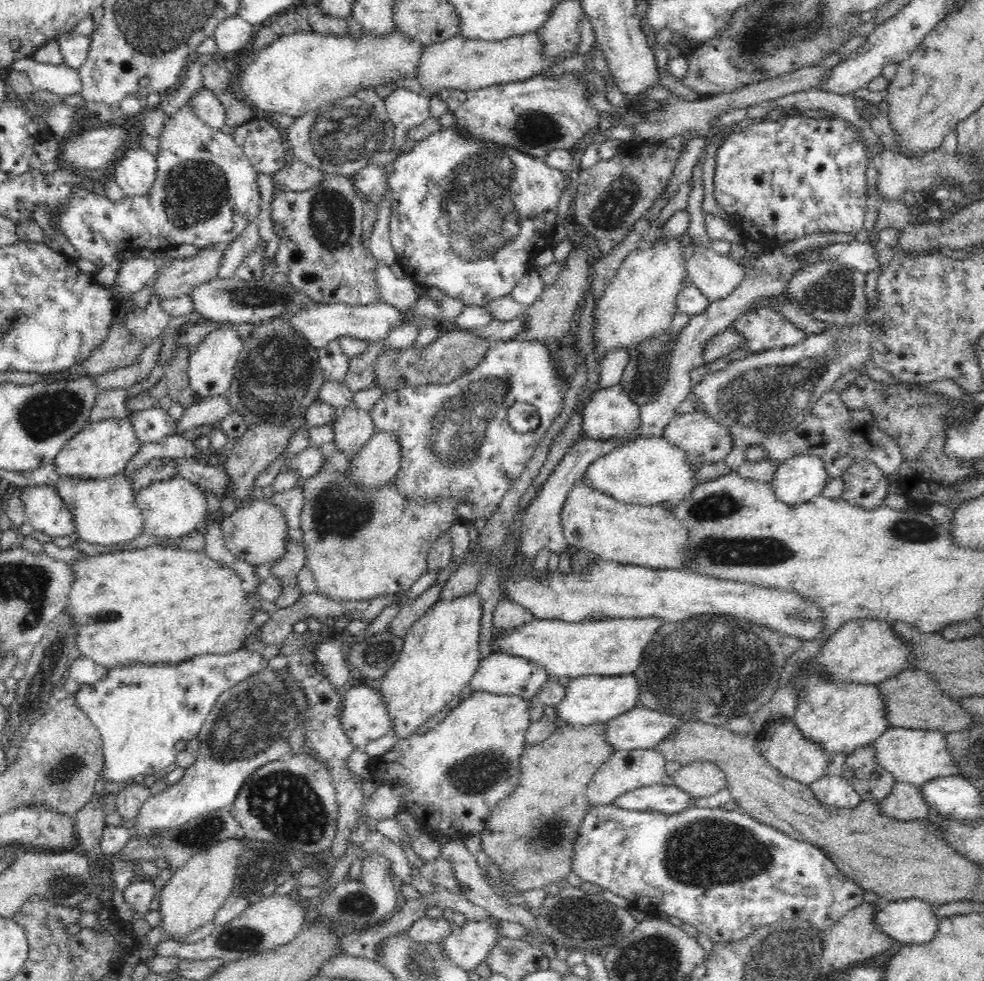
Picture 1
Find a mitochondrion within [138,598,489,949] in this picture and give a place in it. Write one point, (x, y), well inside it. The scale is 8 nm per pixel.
(251, 721)

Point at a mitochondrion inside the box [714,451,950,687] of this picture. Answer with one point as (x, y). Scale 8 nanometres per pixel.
(903, 530)

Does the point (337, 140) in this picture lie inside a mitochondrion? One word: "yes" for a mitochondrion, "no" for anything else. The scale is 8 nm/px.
yes

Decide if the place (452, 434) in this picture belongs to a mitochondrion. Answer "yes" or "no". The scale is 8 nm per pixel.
yes

